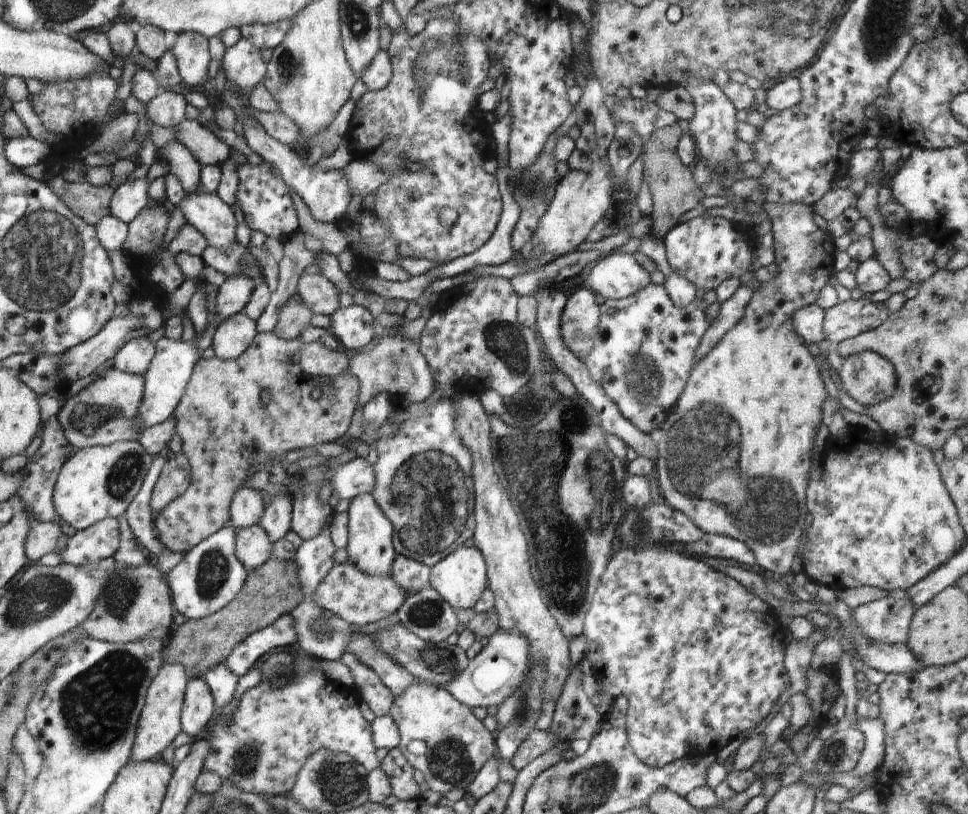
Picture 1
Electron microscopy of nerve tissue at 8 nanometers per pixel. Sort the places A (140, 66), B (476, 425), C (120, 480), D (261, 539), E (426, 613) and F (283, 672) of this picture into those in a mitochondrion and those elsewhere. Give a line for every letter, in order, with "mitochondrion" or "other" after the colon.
A: other
B: other
C: mitochondrion
D: other
E: mitochondrion
F: mitochondrion

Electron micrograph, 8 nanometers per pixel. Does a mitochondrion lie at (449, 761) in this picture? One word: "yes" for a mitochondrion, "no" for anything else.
yes

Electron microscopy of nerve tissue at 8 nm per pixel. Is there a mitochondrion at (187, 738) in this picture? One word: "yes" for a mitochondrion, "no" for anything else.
no

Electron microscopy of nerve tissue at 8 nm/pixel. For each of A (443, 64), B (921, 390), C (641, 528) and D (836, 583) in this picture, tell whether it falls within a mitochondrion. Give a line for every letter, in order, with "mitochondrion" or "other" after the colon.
A: mitochondrion
B: mitochondrion
C: mitochondrion
D: other

